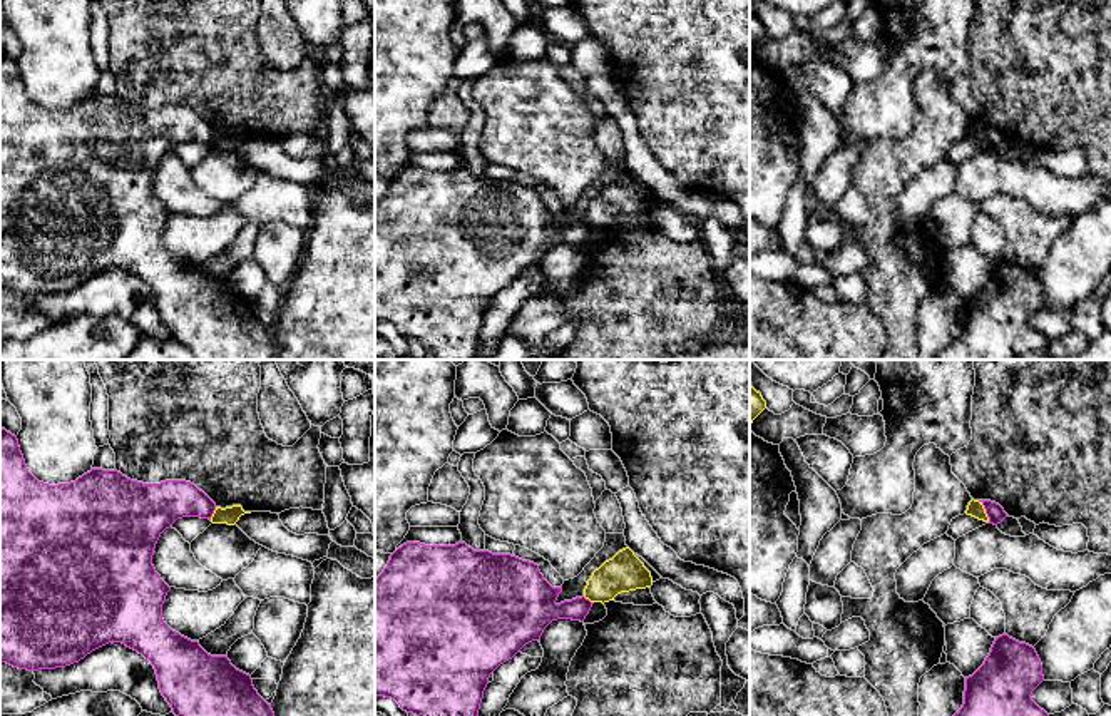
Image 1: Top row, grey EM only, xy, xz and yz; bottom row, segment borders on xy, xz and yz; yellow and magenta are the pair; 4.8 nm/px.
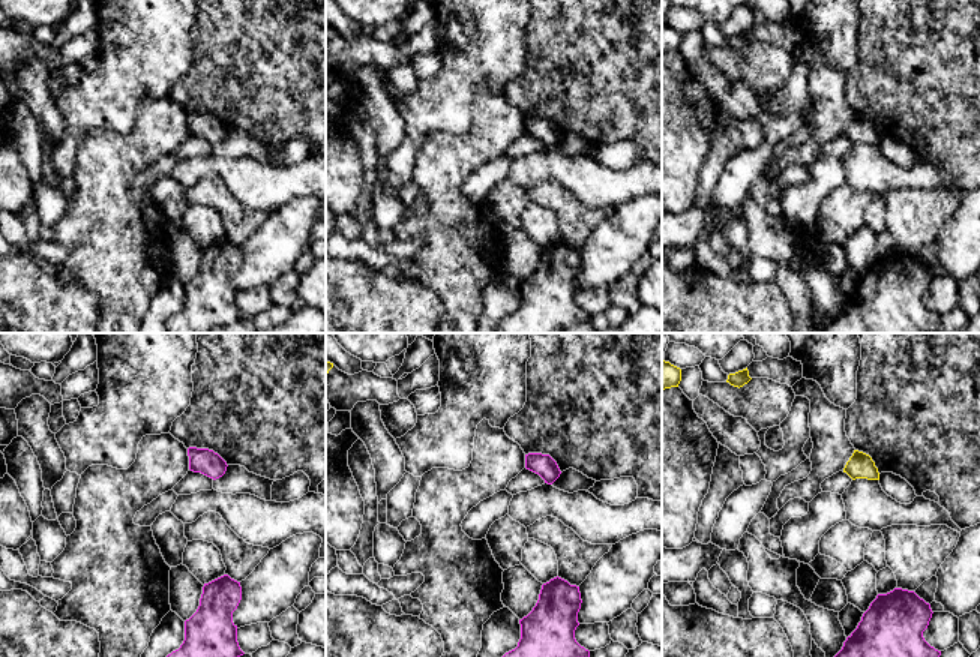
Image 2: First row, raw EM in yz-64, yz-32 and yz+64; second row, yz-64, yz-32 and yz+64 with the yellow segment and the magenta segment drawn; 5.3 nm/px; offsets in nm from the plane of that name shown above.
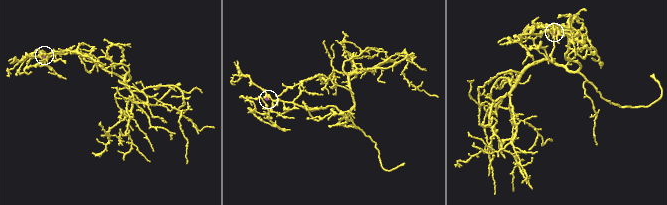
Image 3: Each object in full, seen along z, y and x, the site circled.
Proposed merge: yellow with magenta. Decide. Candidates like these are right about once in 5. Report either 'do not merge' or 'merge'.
do not merge

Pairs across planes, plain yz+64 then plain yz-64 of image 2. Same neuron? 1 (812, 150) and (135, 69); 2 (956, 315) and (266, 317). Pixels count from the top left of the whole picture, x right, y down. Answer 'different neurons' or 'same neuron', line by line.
1: different neurons
2: same neuron

